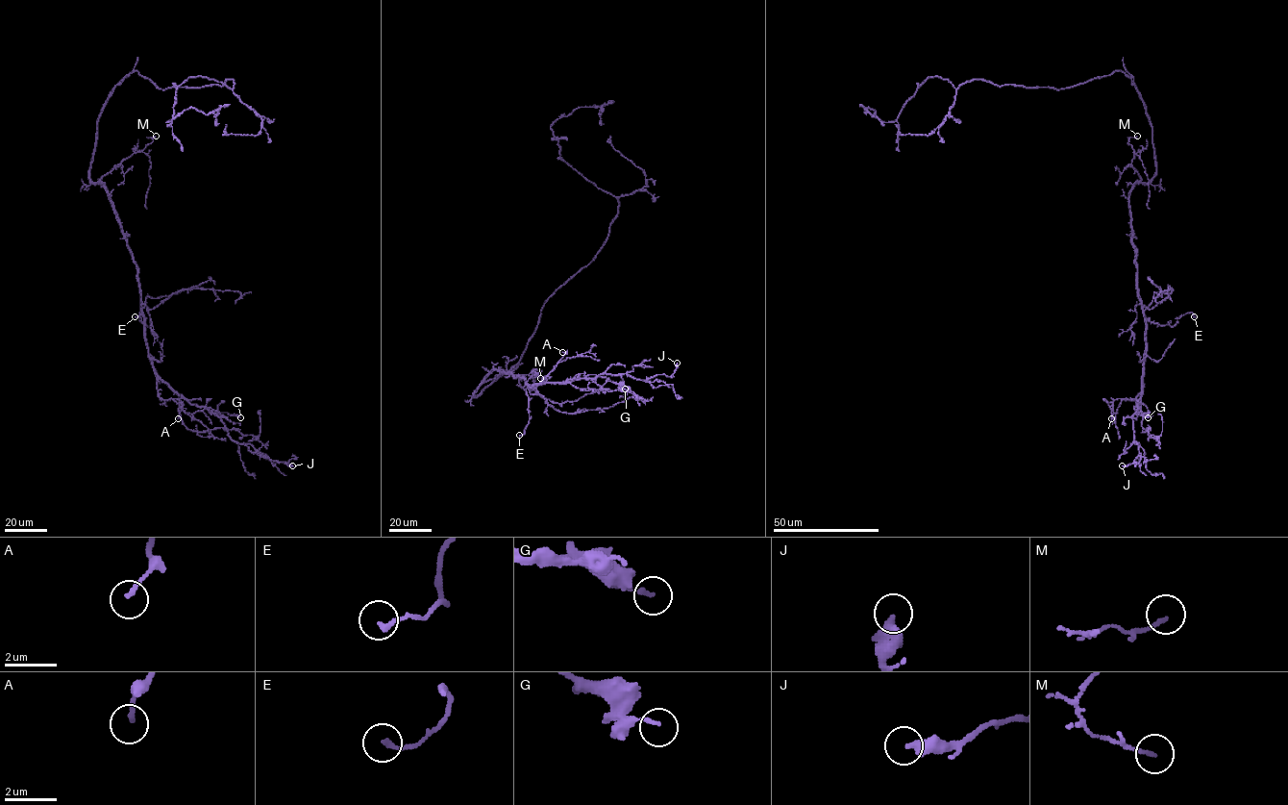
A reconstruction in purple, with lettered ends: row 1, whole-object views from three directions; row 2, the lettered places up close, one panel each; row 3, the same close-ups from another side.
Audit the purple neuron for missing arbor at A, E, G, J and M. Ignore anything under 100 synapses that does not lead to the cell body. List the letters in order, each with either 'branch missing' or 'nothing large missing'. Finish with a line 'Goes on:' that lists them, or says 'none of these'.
A: nothing large missing
E: nothing large missing
G: nothing large missing
J: nothing large missing
M: nothing large missing
Goes on: none of these

